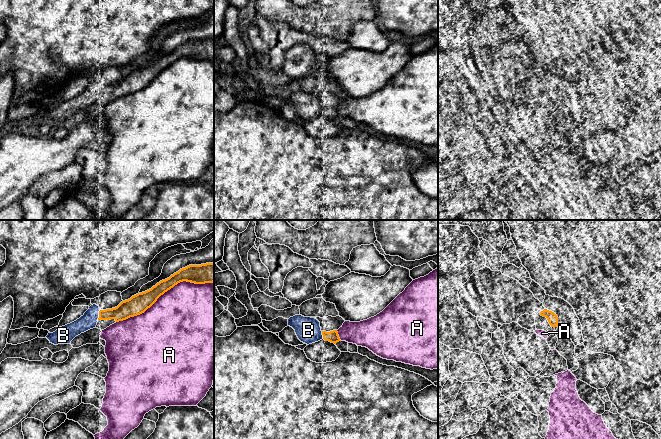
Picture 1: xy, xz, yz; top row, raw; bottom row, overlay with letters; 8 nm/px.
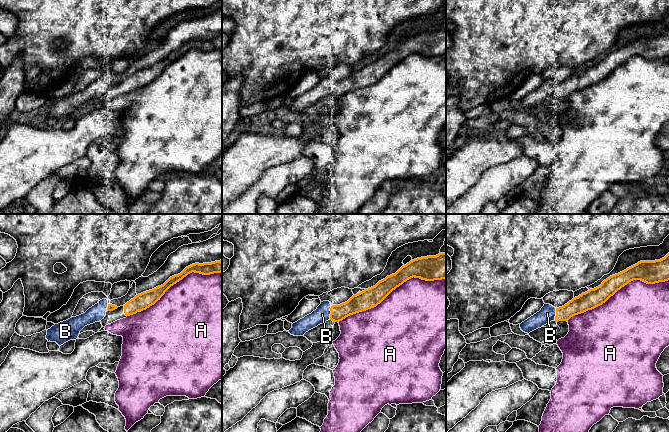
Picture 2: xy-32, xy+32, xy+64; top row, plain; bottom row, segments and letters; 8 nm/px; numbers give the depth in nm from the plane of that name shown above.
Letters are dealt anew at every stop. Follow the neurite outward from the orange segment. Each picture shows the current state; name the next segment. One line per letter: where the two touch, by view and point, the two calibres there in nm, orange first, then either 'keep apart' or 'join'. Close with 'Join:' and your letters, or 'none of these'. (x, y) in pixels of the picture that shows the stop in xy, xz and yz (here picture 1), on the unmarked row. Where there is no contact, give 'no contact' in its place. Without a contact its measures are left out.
A: meets orange in xy at (164, 68); 160 nm thick on the orange side, 500 nm on the other; keep apart
B: meets orange in xy at (99, 91); 140 nm thick on the orange side, 130 nm on the other; join
Join: B

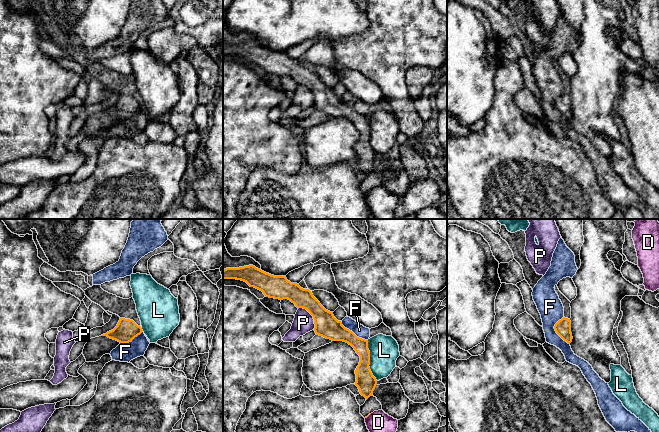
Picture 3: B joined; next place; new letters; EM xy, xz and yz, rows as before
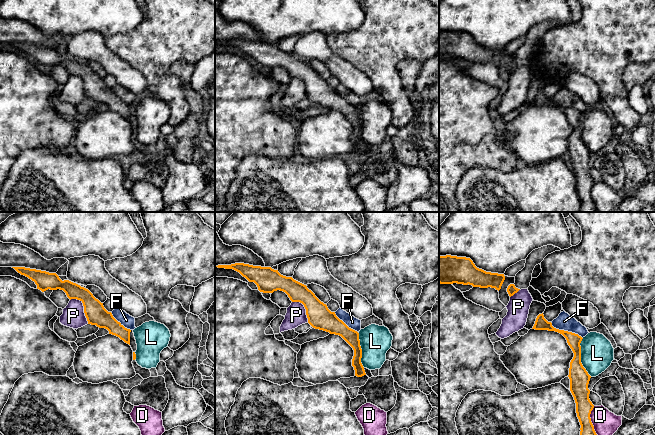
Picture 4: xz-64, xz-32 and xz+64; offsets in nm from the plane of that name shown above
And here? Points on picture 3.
D: meets orange in xz at (372, 214); 50 nm thick on the orange side, 220 nm on the other; keep apart
F: meets orange in yz at (555, 106); 130 nm thick on the orange side, 200 nm on the other; keep apart
L: meets orange in xz at (369, 136); 160 nm thick on the orange side, 240 nm on the other; keep apart
P: meets orange in xz at (312, 91); 190 nm thick on the orange side, 160 nm on the other; keep apart
Join: none of these

